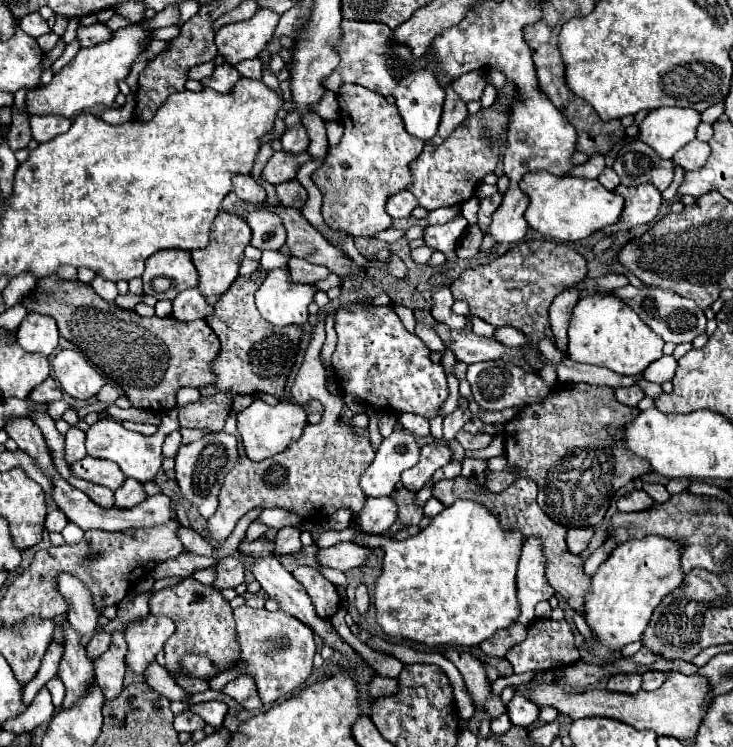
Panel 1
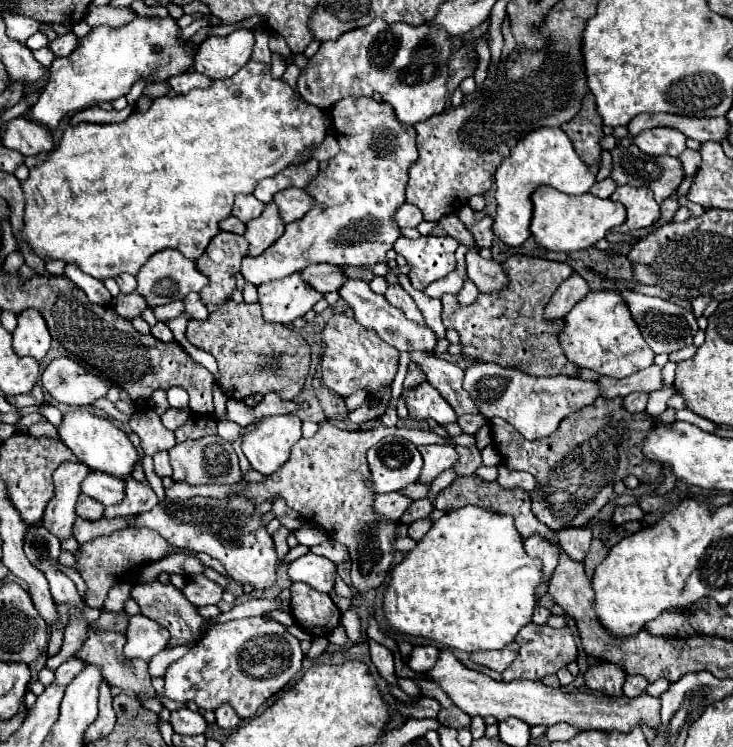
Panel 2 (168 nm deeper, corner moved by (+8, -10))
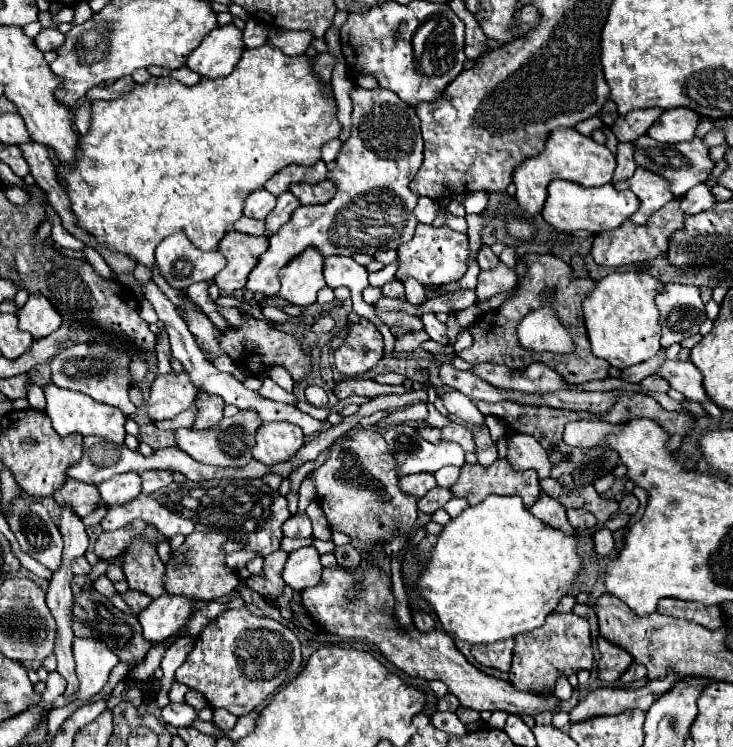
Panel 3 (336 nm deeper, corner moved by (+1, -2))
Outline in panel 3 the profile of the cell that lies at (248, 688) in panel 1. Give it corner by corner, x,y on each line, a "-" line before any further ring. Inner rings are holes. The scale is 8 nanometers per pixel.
213,710
213,720
211,720
219,730
231,730
237,722
237,716
233,716
231,712
227,710

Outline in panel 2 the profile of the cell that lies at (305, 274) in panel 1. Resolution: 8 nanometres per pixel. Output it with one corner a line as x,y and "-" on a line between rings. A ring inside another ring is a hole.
310,264
300,272
300,276
306,284
322,294
334,292
338,290
338,284
342,284
342,270
332,264

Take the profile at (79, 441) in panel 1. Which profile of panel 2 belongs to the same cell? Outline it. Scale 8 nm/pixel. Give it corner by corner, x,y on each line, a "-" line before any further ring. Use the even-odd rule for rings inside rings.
78,462
60,464
54,472
54,488
56,494
48,502
44,512
44,526
56,538
72,536
72,524
76,518
76,500
80,496
80,482
86,478
90,468

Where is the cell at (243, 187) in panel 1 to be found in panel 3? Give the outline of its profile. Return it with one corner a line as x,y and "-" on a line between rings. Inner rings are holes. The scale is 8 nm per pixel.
255,190
253,194
247,196
243,214
249,218
263,220
273,210
273,204
275,204
275,198
267,190

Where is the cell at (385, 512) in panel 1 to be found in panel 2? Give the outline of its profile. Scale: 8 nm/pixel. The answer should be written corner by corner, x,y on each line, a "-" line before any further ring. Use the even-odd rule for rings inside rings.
390,492
390,494
382,494
382,496
376,496
374,500
374,514
384,520
384,522
398,522
402,512
410,506
410,498
404,498
400,496
398,492

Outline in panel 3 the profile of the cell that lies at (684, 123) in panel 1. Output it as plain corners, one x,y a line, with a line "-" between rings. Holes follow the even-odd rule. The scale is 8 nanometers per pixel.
669,108
663,110
661,118
649,128
649,136
663,144
689,142
695,136
695,128
699,124
699,114
689,108

